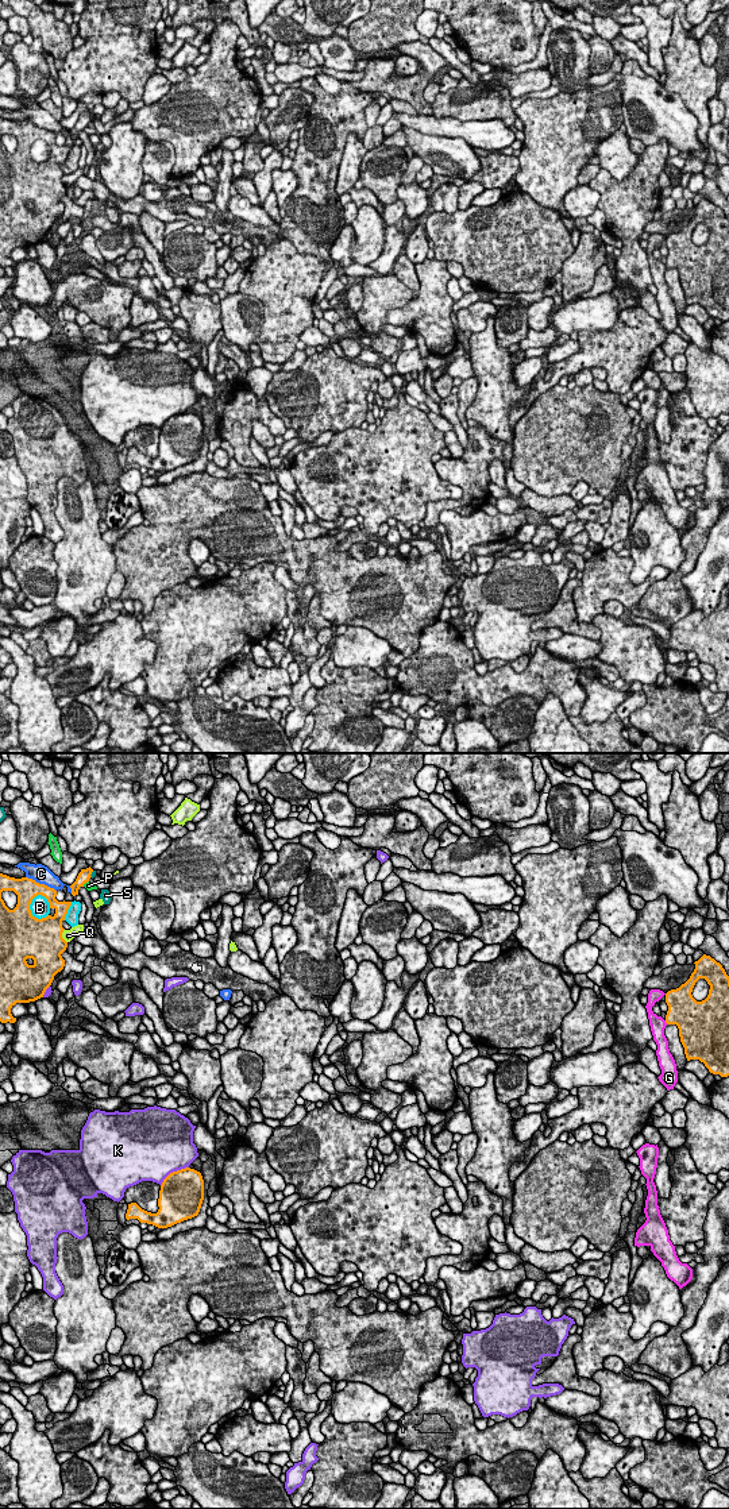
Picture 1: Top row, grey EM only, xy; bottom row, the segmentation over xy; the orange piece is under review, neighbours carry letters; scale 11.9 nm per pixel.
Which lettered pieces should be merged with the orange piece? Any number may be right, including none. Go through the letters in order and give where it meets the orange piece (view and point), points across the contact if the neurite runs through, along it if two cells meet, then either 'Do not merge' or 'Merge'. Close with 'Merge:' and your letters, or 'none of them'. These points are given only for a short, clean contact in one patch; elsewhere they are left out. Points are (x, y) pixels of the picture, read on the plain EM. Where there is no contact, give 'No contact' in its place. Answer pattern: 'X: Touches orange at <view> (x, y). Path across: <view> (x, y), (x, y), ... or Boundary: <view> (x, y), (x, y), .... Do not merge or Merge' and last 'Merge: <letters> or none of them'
B: Touches orange at xy (30, 154). Do not merge
C: Touches orange at xy (41, 128). Do not merge
G: Touches orange at xy (666, 266). Do not merge
K: Touches orange at xy (173, 416). Do not merge
P: Touches orange at xy (85, 126). Do not merge
Q: Touches orange at xy (61, 180). Do not merge
S: Touches orange at xy (91, 118). Boundary: xy (93, 115), (91, 120). Do not merge
Merge: none of them

